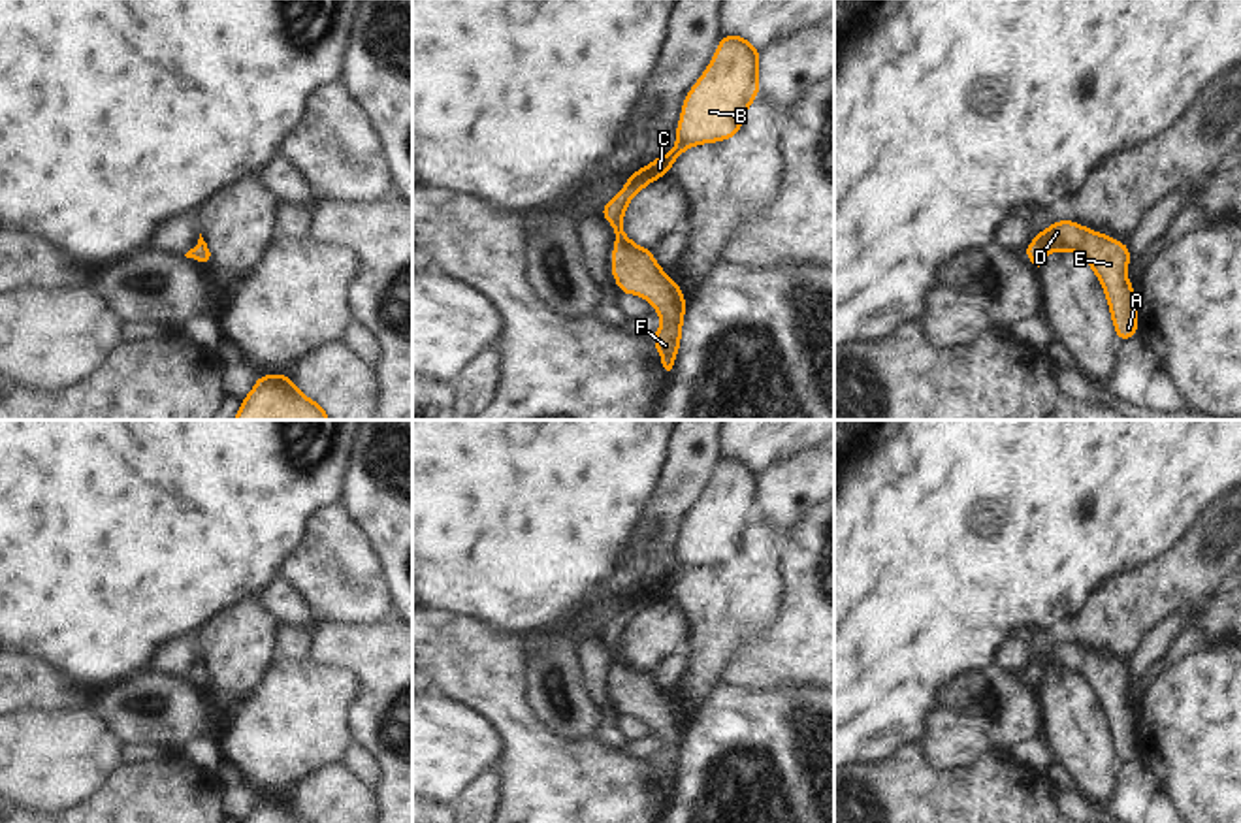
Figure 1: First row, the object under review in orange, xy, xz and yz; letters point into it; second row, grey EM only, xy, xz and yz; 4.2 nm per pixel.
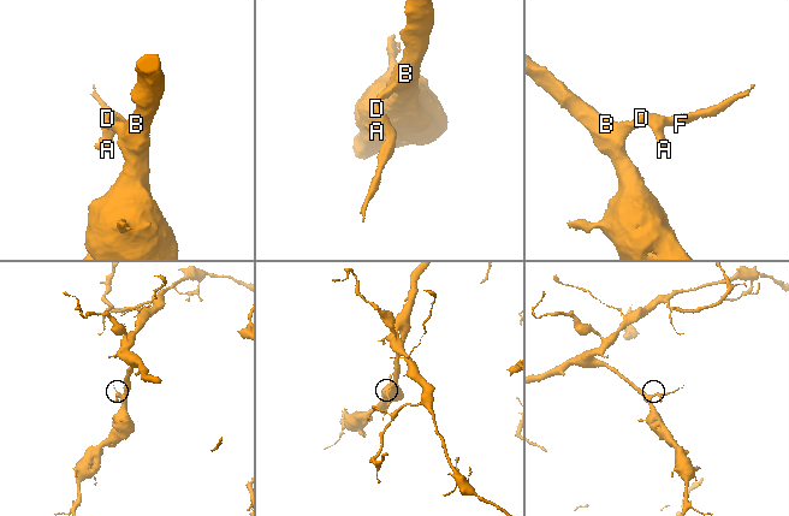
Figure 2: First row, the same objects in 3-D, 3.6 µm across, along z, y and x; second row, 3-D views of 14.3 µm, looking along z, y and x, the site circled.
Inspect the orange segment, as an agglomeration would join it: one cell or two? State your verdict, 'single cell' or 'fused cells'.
single cell

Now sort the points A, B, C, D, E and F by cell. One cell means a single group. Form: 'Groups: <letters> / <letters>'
Groups: A B C D E F.

